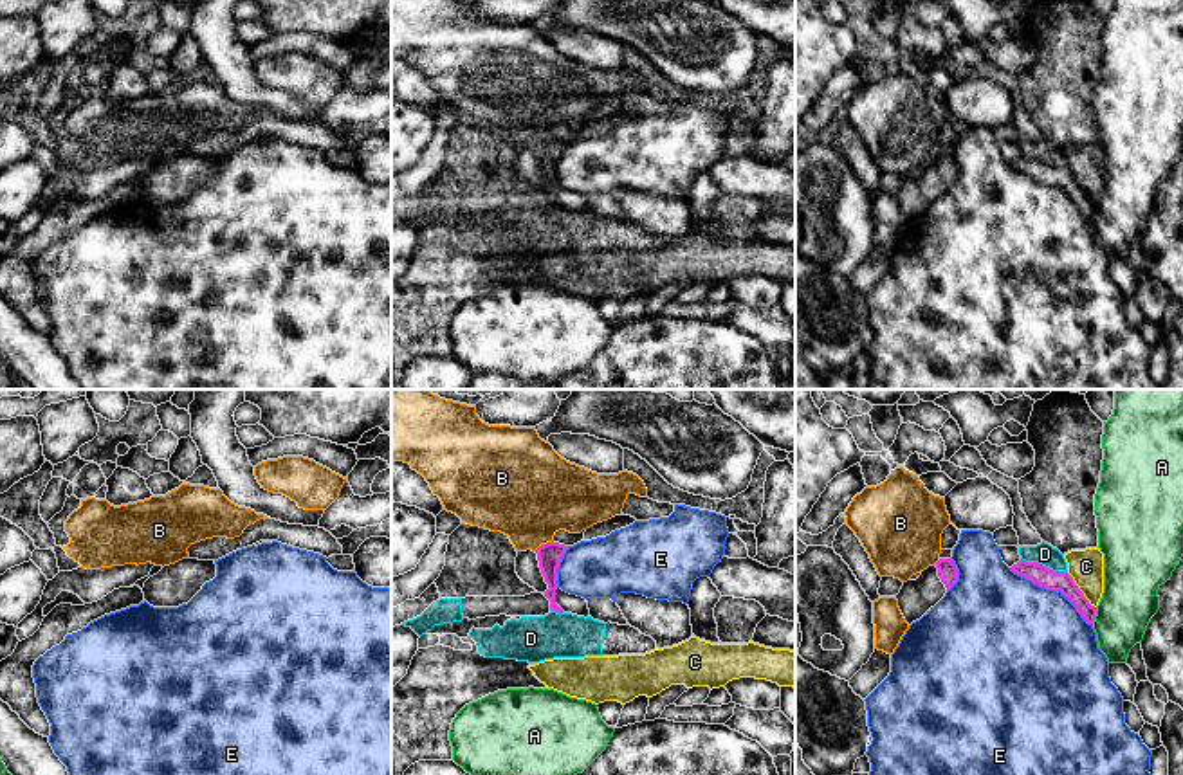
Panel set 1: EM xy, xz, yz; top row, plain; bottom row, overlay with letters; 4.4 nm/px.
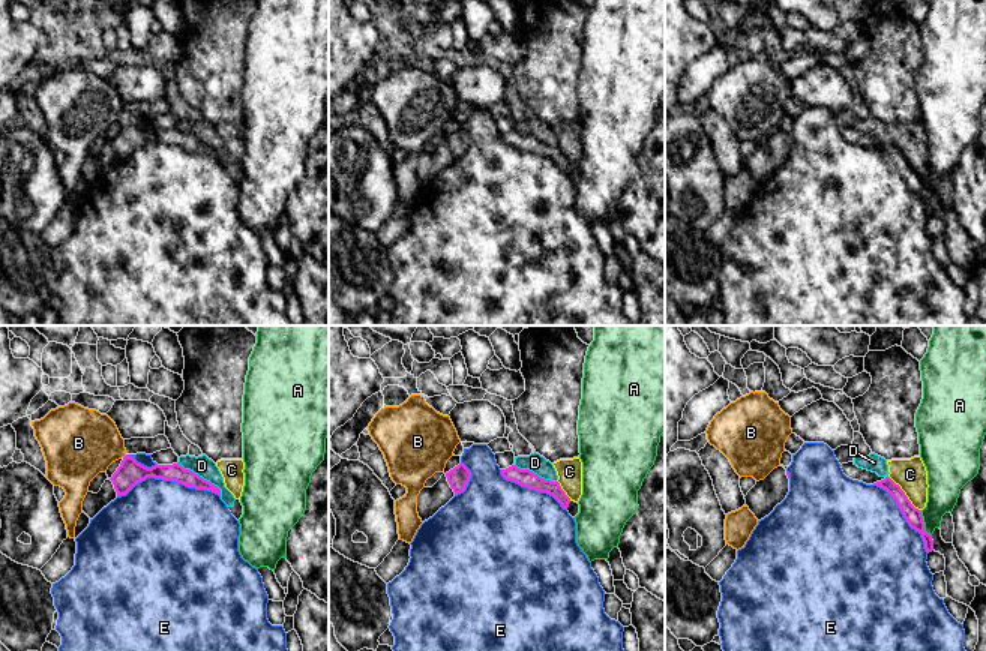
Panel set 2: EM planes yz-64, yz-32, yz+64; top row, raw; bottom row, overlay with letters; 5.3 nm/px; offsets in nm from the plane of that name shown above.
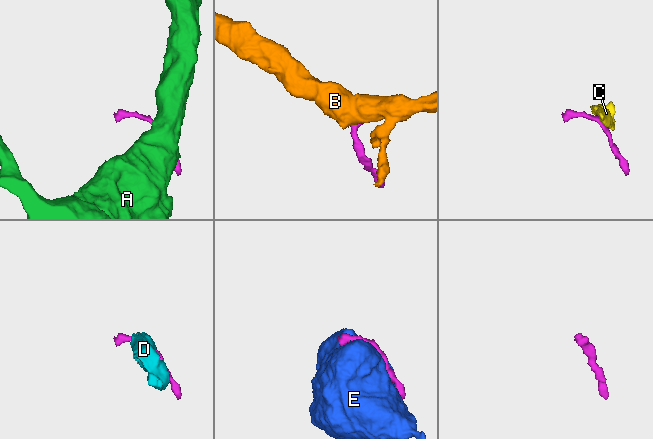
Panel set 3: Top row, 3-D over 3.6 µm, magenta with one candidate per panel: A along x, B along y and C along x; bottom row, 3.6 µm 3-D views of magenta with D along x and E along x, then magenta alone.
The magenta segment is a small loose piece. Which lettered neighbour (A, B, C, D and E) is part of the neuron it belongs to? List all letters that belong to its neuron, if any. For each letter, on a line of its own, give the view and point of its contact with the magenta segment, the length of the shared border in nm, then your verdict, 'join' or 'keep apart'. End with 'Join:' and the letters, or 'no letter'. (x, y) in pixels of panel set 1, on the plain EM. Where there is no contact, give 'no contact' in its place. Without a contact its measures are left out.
A: meets magenta in yz at (1095, 211); contact 80 nm long; keep apart
B: meets magenta in xz at (543, 141); contact 100 nm long; keep apart
C: meets magenta in yz at (1079, 186); contact 220 nm long; keep apart
D: meets magenta in yz at (1045, 163); contact 220 nm long; keep apart
E: meets magenta in yz at (1052, 184); contact 460 nm long; keep apart
Join: no letter

